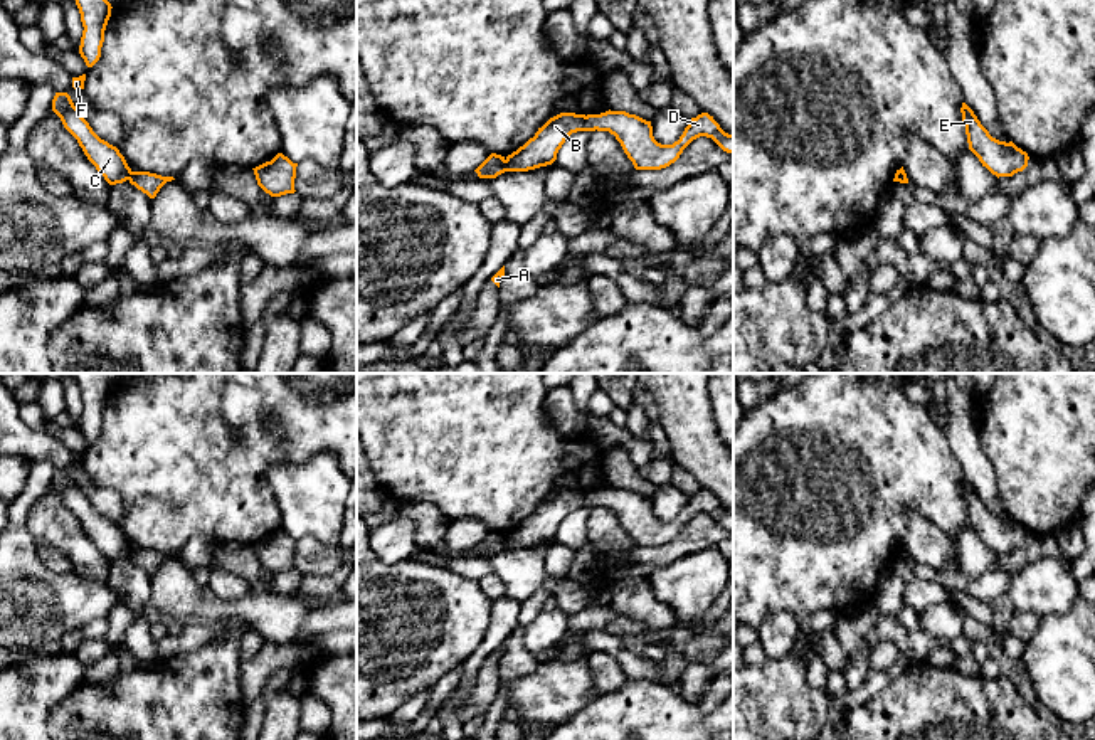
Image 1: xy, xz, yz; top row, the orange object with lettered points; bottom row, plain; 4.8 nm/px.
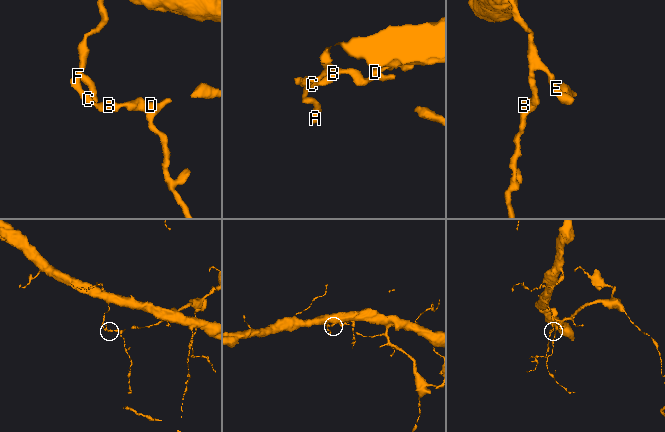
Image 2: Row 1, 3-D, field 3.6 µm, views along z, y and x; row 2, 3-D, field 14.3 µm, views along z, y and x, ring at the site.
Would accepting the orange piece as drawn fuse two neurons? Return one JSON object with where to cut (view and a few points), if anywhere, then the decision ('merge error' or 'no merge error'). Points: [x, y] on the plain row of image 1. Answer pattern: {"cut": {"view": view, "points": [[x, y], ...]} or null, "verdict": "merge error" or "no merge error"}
{"cut": {"view": "xz", "points": [[505, 537], [507, 547]]}, "verdict": "merge error"}

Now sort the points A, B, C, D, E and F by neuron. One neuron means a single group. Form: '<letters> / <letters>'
A C E F / B D

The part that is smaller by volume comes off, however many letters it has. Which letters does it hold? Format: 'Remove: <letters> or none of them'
Remove: B, D

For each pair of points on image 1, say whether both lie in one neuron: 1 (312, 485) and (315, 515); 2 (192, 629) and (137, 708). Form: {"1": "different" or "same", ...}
{"1": "same", "2": "different"}

